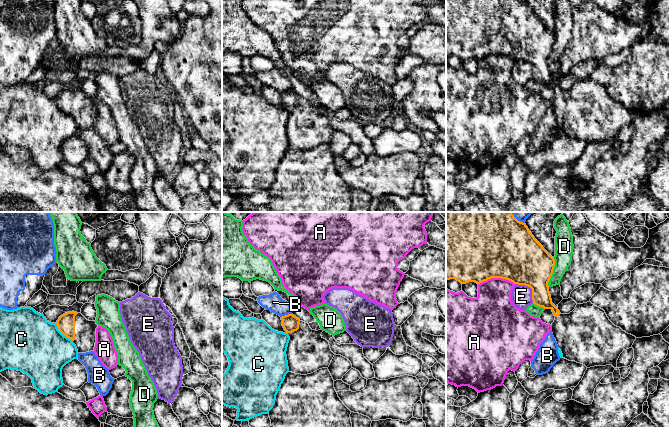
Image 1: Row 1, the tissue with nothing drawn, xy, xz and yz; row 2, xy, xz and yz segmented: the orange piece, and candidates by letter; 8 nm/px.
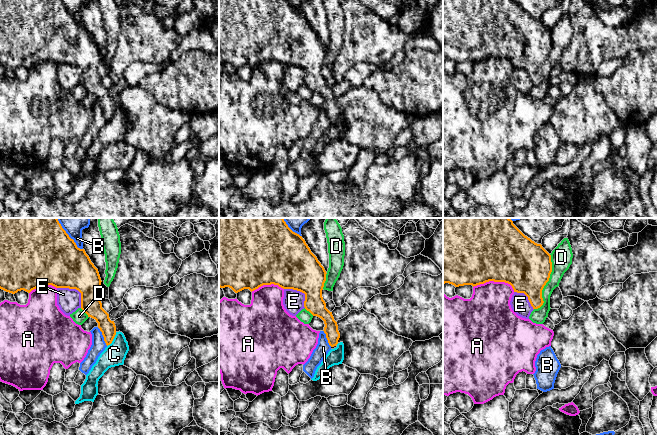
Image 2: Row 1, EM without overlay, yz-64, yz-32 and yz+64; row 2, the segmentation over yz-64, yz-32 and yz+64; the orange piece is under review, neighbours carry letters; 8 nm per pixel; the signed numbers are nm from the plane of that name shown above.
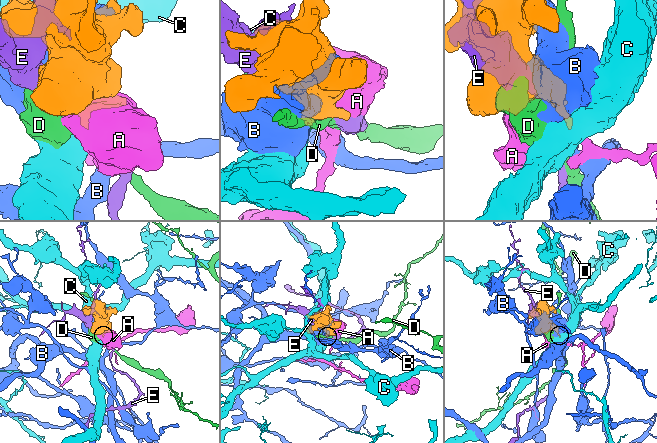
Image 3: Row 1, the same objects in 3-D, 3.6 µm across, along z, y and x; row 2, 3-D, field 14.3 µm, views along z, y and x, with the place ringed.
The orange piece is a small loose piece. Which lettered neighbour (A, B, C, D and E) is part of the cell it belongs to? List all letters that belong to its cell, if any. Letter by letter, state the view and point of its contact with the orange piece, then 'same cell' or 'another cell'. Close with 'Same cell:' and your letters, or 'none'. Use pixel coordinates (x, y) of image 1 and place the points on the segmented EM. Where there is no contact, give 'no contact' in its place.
A: meets orange in yz at (496, 277); another cell
B: meets orange in xz at (286, 315); another cell
C: meets orange in xy at (62, 333); another cell
D: meets orange in yz at (552, 272); another cell
E: meets orange in yz at (530, 287); another cell
Same cell: none

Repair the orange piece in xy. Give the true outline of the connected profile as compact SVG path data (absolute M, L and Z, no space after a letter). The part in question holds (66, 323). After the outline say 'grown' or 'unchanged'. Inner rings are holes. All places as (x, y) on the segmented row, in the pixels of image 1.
M67 312L57 320L58 330L76 345L78 353L94 351L96 343L95 321L87 320L81 313Z; grown

